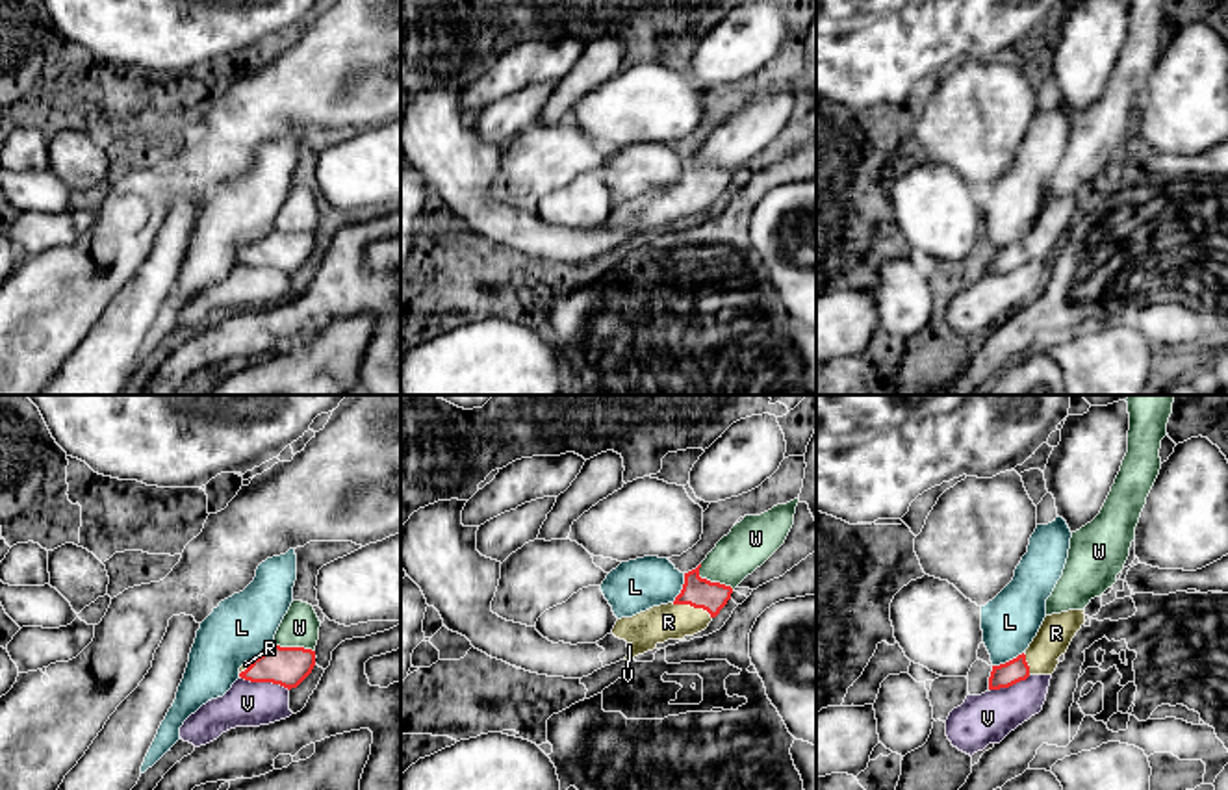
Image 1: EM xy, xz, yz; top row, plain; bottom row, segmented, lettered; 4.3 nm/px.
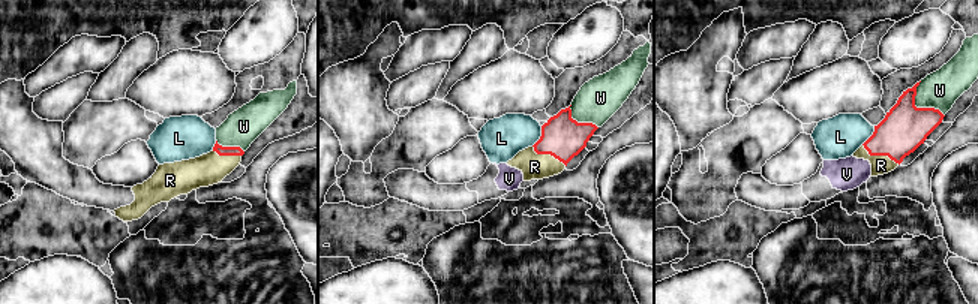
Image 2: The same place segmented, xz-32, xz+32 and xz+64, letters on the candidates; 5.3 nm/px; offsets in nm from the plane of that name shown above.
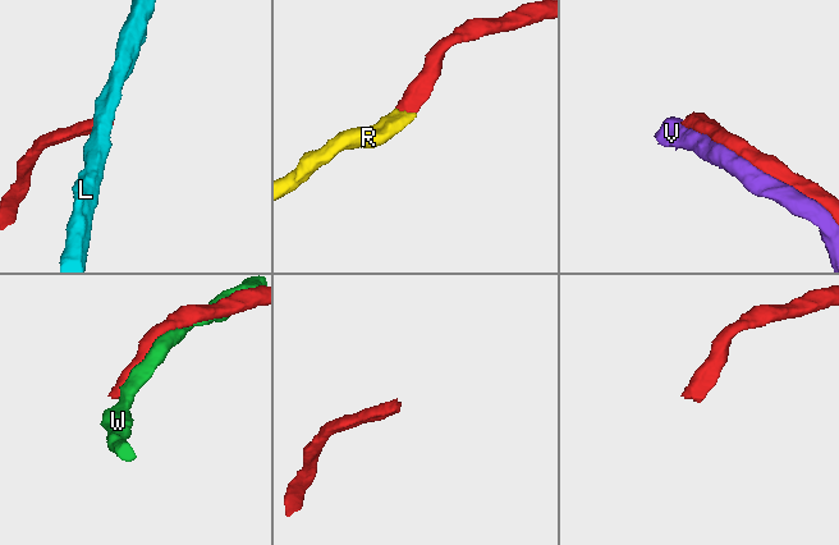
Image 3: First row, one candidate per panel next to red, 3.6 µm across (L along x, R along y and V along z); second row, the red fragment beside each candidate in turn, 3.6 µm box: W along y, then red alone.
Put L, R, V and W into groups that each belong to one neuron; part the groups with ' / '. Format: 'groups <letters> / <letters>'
groups L / R / V / W

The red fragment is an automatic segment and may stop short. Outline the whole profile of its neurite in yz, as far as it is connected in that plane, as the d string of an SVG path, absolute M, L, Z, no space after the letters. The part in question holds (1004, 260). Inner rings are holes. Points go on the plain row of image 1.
M1068 195L1046 200L1030 232L1017 243L992 250L989 274L1009 273L1030 260L1052 260L1059 241L1085 208L1085 195Z

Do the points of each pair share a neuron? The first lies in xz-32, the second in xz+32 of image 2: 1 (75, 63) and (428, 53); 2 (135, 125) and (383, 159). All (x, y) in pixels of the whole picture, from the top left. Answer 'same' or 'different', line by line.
1: same
2: same

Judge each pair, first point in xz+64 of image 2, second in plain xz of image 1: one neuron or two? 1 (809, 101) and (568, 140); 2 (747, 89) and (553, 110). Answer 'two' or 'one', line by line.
1: two
2: two

